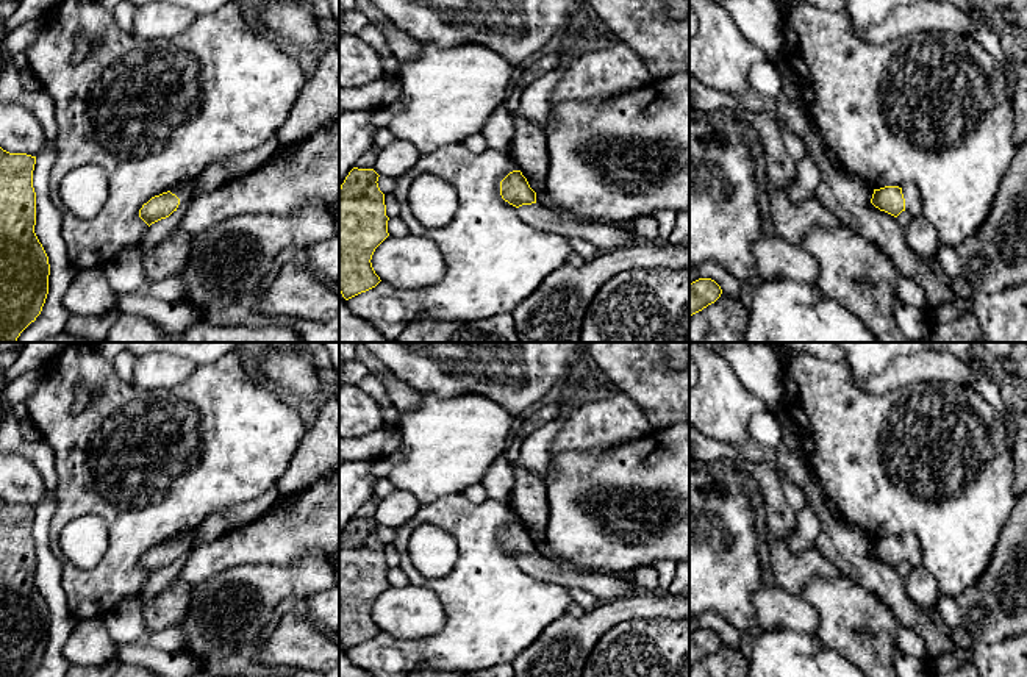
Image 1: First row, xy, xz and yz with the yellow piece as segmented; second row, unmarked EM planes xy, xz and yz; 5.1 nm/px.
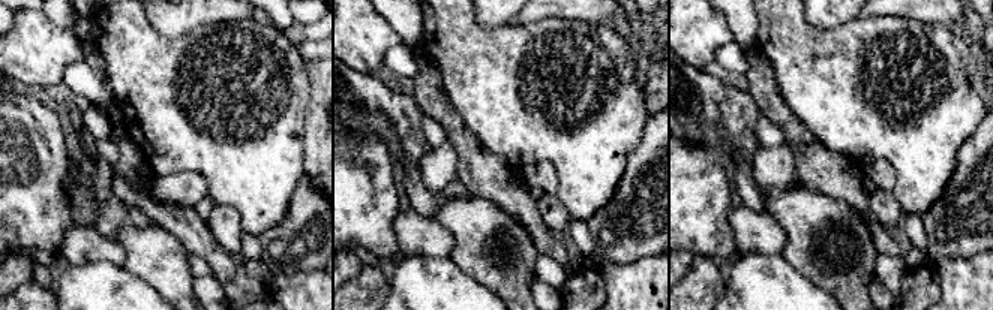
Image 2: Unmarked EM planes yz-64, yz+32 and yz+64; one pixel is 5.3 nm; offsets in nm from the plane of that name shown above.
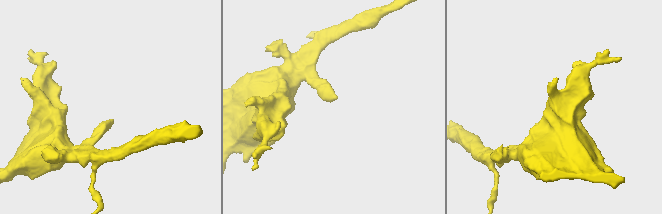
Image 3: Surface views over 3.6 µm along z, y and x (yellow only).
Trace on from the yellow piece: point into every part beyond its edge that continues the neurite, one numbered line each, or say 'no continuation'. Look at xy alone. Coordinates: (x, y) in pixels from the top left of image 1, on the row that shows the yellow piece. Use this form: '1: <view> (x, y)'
1: xy (185, 191)

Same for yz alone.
1: yz (910, 193)

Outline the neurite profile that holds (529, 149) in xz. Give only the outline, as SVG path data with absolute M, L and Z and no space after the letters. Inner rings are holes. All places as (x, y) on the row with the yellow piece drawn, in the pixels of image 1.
M514 114L514 136L510 156L527 178L530 188L539 194L546 192L549 177L549 134L542 125Z

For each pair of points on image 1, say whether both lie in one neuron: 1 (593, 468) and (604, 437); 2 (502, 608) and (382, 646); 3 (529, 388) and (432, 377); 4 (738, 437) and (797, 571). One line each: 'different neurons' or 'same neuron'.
1: different neurons
2: same neuron
3: same neuron
4: different neurons

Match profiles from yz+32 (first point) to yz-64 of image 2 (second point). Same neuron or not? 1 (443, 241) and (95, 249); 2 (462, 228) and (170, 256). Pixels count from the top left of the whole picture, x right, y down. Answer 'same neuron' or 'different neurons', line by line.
1: same neuron
2: same neuron

